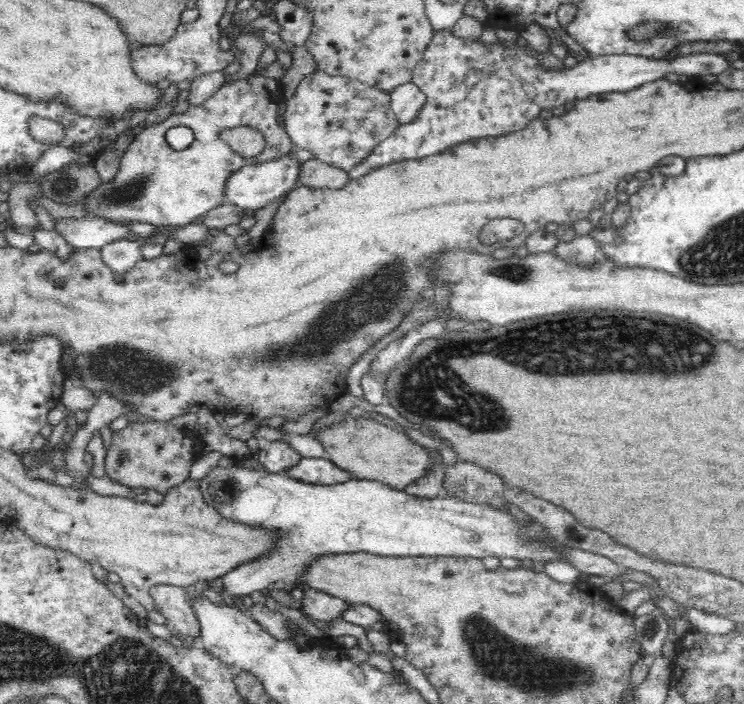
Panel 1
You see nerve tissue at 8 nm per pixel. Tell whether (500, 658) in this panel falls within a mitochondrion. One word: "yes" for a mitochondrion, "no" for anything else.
yes

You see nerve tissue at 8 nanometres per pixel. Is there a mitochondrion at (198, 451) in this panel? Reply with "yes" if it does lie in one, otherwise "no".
no

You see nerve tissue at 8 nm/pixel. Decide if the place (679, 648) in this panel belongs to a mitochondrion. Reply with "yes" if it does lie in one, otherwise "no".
no

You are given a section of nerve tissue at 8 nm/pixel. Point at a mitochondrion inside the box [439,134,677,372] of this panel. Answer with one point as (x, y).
(512, 273)

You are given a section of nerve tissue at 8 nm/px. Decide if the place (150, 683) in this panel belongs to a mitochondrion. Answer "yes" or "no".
yes

